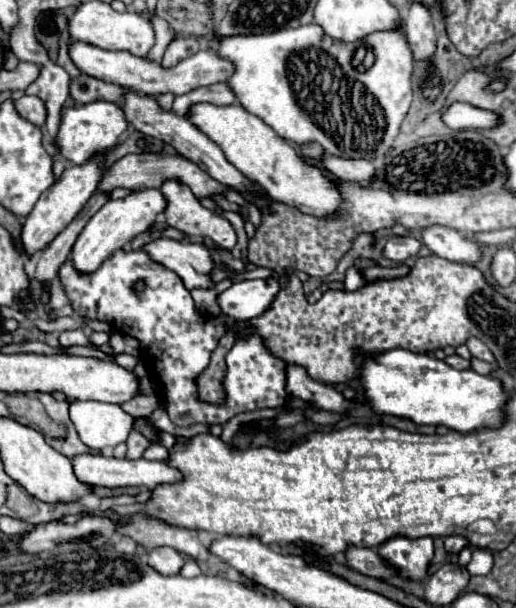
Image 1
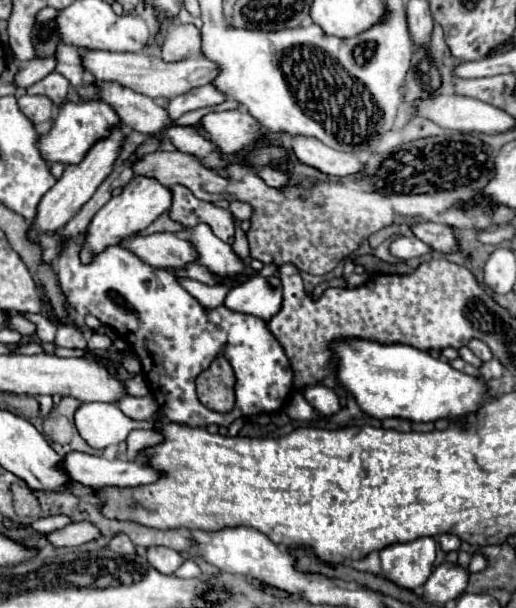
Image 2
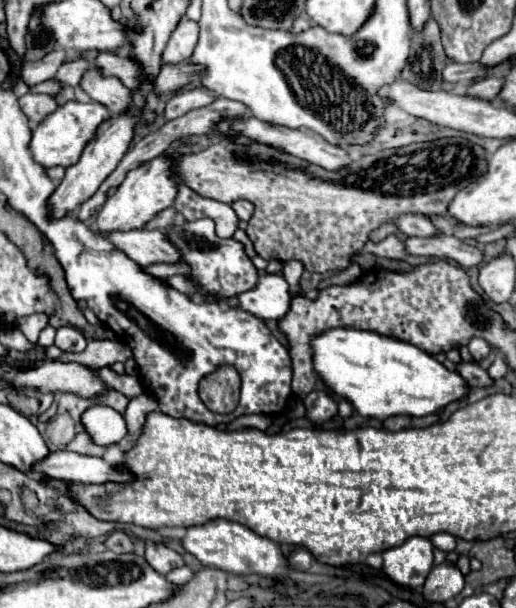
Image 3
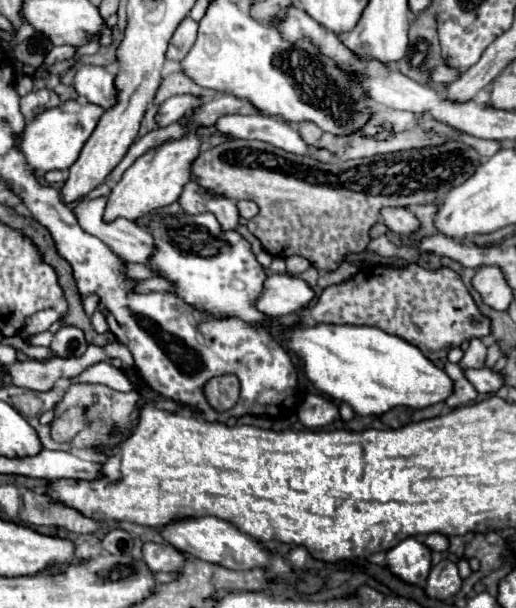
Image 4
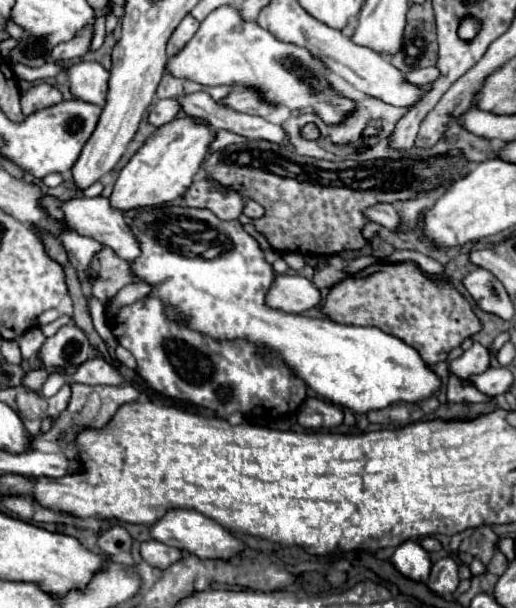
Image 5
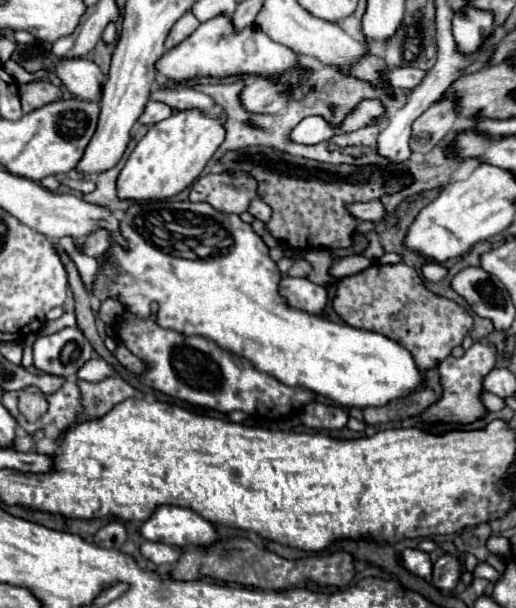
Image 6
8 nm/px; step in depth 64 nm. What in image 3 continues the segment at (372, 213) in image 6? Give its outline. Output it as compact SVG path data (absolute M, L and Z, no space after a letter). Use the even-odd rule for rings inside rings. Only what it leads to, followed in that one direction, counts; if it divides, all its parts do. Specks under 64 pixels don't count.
M404 214L404 216L396 216L394 224L398 226L400 232L404 232L406 236L432 236L438 234L432 226L432 222L426 216L416 216L416 214Z

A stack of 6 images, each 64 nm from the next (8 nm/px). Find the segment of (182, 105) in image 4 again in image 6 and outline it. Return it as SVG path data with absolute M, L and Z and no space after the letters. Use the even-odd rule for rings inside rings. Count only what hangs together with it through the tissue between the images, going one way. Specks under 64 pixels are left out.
M150 100L150 102L146 104L142 116L138 118L138 122L140 122L140 124L146 124L146 126L152 126L152 124L156 124L156 122L168 118L170 114L172 114L170 106L162 104L162 102L154 102L154 100Z

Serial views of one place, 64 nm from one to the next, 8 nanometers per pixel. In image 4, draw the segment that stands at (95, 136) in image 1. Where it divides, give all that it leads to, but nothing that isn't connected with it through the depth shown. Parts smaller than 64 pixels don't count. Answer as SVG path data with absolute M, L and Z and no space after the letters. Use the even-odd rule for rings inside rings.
M68 100L56 108L40 112L40 116L34 116L30 122L26 122L22 134L14 136L16 148L26 156L28 166L38 174L46 174L50 170L68 170L76 162L84 142L90 138L102 114L104 108L96 104L80 104L76 100Z

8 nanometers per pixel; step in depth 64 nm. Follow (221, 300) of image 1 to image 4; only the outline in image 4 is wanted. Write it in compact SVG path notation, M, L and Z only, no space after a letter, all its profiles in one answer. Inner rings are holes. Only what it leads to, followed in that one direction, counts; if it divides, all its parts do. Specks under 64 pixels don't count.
M270 274L264 282L264 290L256 302L256 308L278 318L306 308L312 298L314 290L302 278L292 274Z

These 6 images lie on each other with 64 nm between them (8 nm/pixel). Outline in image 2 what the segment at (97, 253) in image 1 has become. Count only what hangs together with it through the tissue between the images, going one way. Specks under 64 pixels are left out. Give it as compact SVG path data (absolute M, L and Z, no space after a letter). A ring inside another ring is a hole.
M132 176L132 180L122 188L122 192L118 196L112 196L110 202L104 204L92 218L80 254L82 262L90 262L92 254L102 252L106 246L120 244L122 238L142 232L150 222L154 222L162 212L166 212L170 204L172 204L172 190L168 186L160 184L156 178L150 176Z

